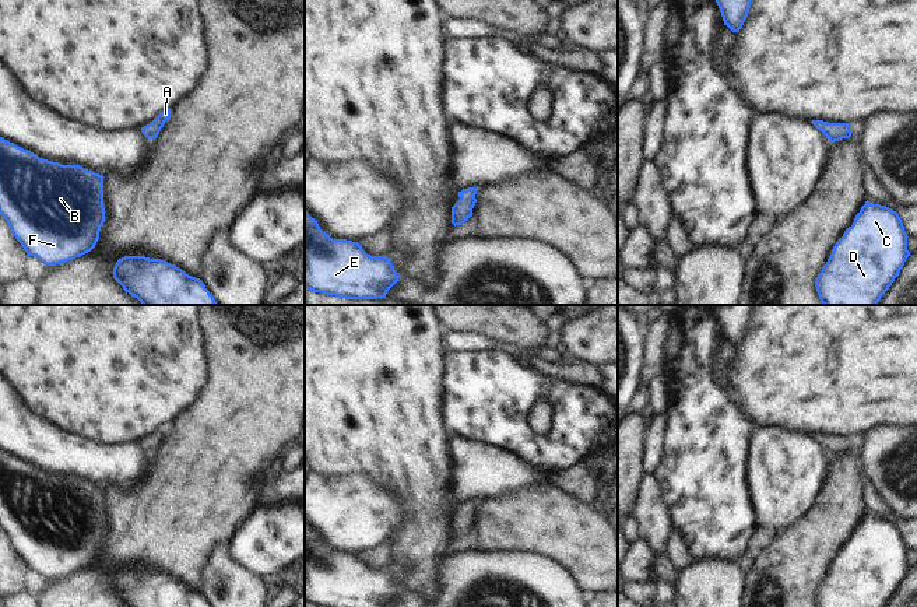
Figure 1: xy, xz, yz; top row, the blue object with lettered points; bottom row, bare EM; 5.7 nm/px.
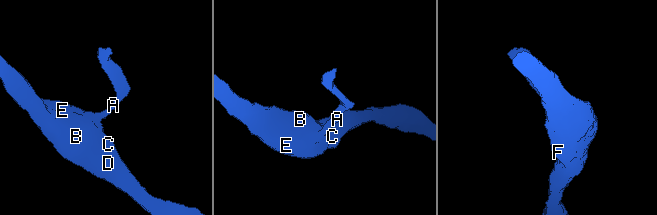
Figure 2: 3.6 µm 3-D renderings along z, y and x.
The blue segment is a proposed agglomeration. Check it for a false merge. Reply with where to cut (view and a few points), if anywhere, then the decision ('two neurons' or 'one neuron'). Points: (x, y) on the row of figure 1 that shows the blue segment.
cut none; one neuron

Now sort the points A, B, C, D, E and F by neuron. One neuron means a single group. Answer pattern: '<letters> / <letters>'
A B C D E F

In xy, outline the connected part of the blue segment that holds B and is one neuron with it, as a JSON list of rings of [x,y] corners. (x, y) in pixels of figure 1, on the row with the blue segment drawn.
[[[0,137],[0,215],[28,256],[56,266],[91,252],[105,222],[103,178],[80,165],[39,158]]]

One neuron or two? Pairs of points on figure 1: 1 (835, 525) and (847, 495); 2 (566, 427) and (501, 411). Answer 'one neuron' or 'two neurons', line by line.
1: one neuron
2: one neuron

